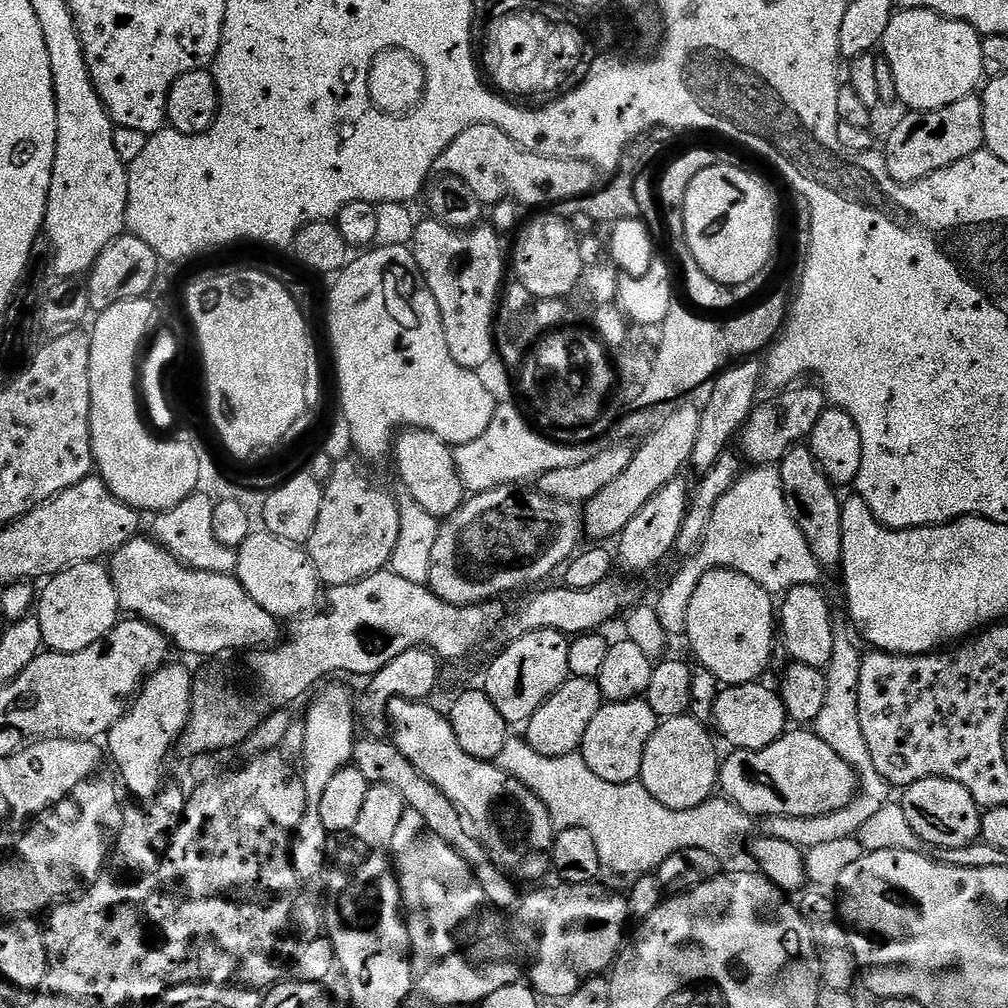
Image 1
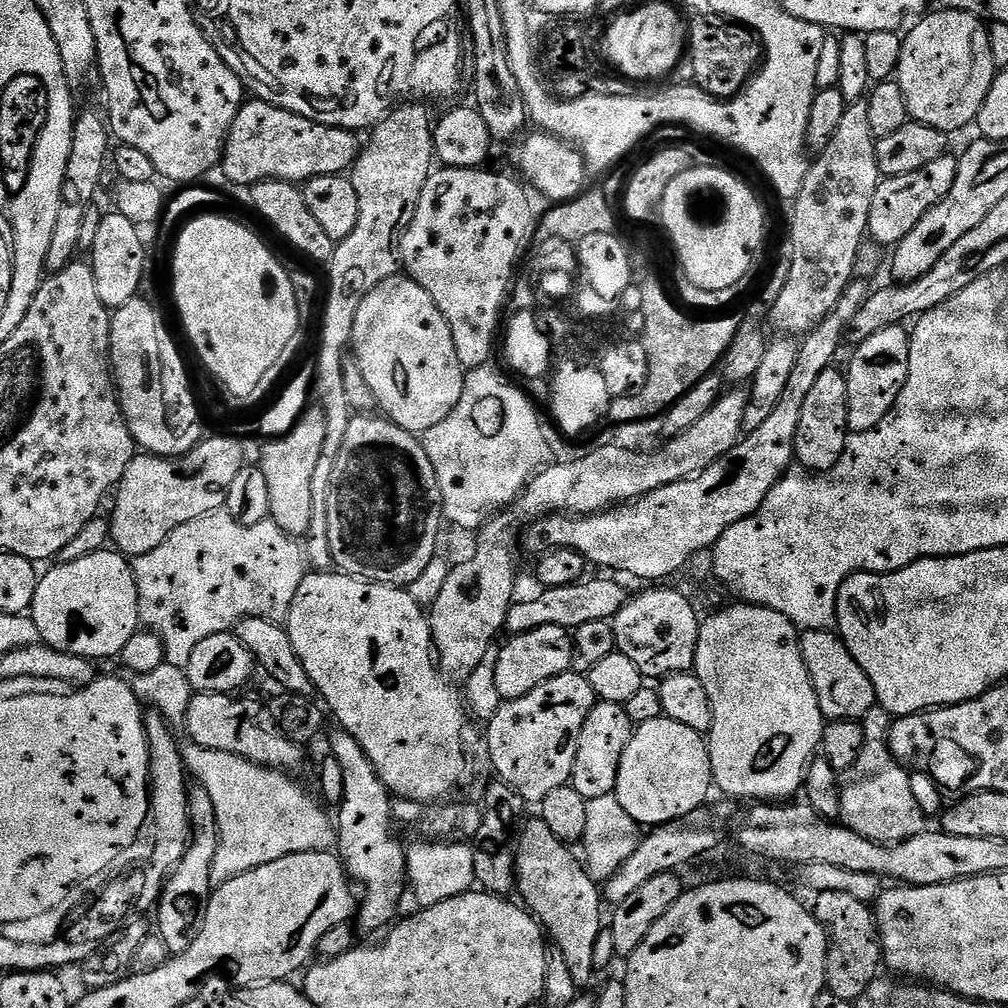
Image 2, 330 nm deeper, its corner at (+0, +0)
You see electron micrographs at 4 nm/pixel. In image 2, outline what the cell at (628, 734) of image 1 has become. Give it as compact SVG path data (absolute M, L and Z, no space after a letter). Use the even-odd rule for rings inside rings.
M600 700L590 710L582 726L582 734L578 738L578 754L574 758L574 770L570 781L570 786L578 790L578 794L582 794L585 800L595 802L608 793L615 793L618 766L622 762L622 754L633 731L634 723L623 704Z

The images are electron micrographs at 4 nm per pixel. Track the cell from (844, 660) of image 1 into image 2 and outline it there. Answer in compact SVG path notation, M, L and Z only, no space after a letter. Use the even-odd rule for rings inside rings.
M879 706L862 717L864 745L854 763L843 769L839 781L840 813L843 823L872 840L895 842L921 827L920 803L910 790L910 772L888 749L890 717Z

